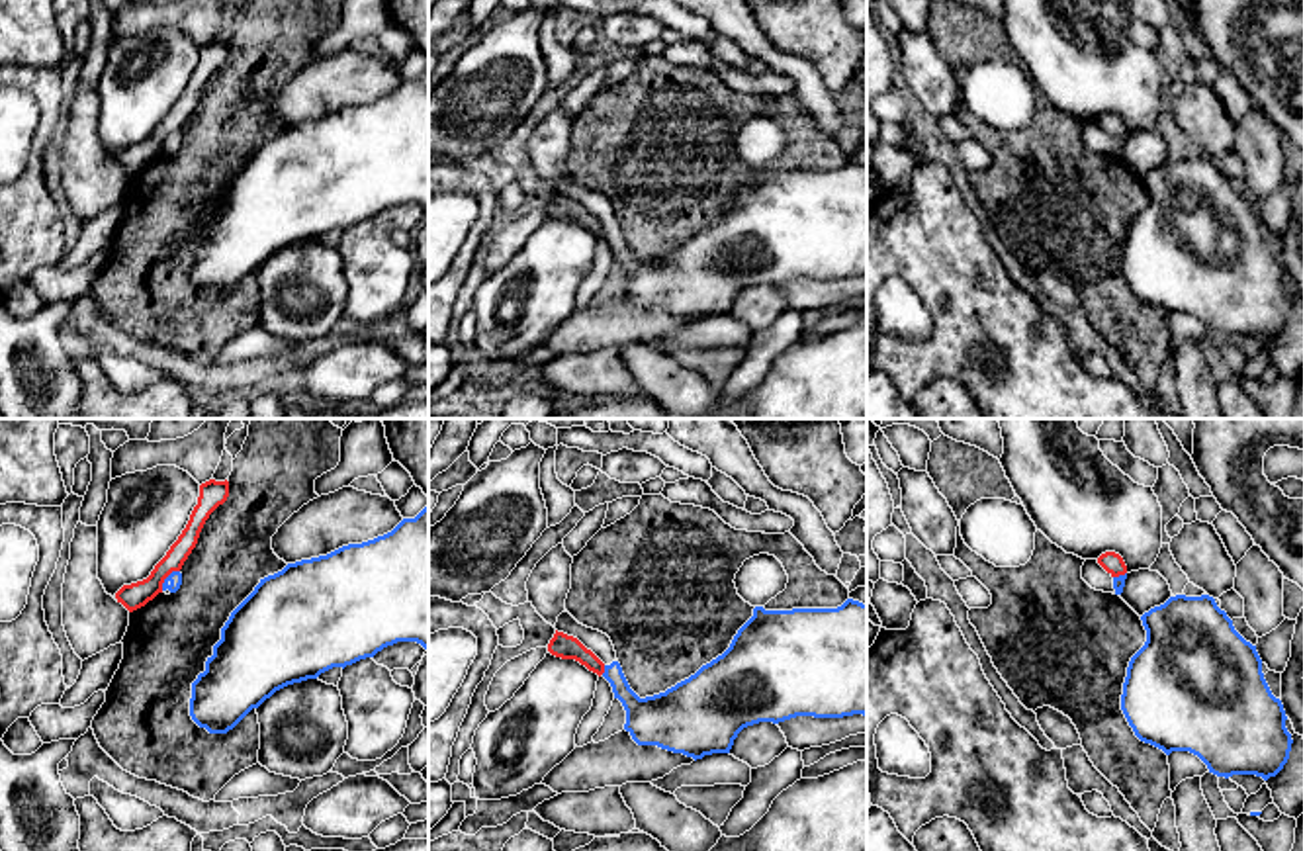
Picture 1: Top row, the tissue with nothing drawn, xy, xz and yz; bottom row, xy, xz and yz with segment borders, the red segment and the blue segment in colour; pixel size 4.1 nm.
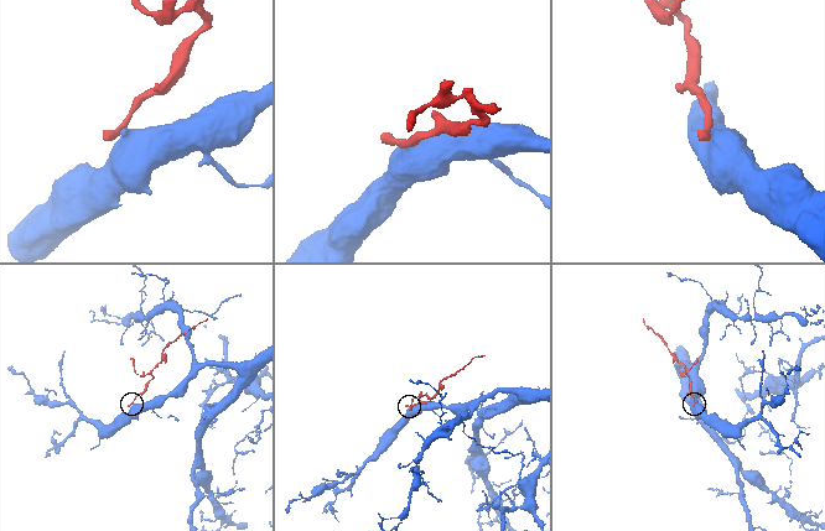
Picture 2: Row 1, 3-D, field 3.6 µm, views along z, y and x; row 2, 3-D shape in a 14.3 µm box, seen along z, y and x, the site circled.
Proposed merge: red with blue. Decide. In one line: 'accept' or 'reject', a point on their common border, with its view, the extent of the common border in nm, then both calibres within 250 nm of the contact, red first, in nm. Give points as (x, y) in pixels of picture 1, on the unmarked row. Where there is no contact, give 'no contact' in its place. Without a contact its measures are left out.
reject; contact xy (167, 137); length 120 nm; calibres 110 and 60 nm

